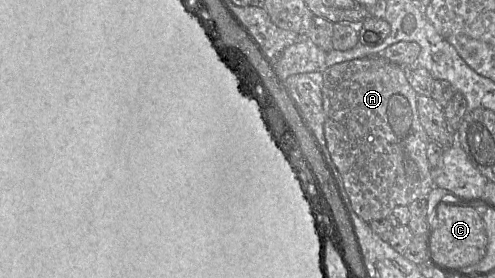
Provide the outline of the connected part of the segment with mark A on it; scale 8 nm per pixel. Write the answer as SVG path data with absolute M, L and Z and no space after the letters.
M379 54L338 63L322 73L326 144L353 210L369 224L387 219L398 206L409 206L416 199L427 199L435 187L427 158L430 138L419 120L418 94L408 81L407 69Z

